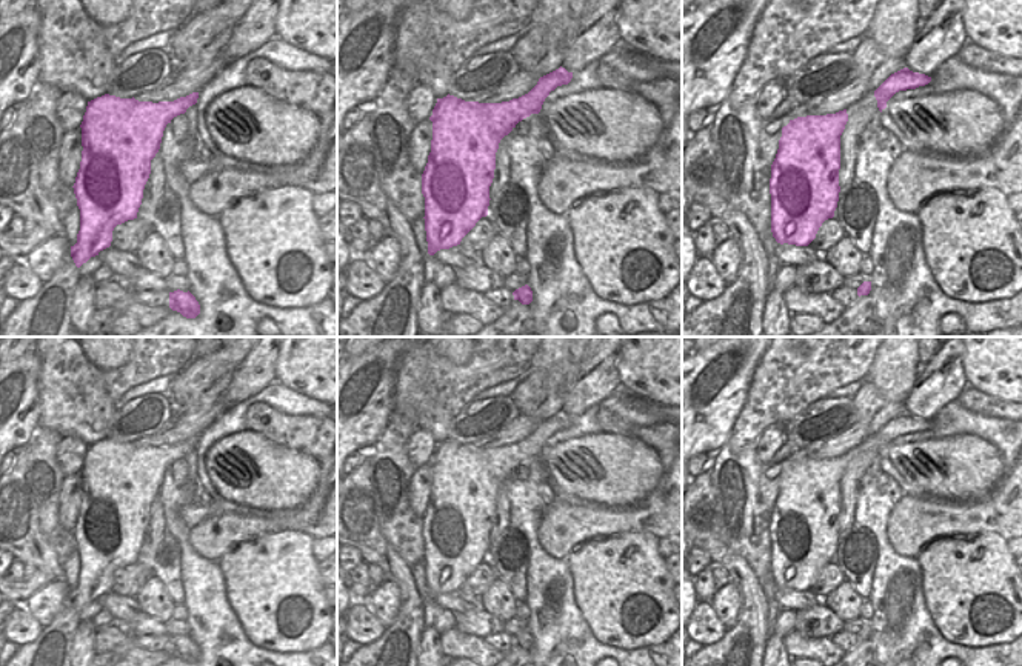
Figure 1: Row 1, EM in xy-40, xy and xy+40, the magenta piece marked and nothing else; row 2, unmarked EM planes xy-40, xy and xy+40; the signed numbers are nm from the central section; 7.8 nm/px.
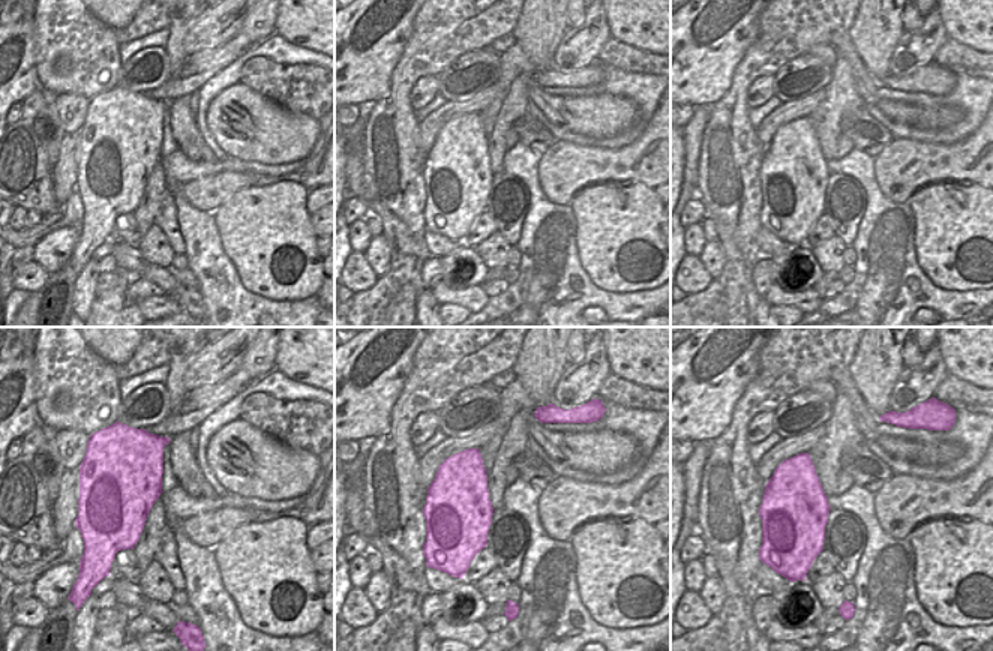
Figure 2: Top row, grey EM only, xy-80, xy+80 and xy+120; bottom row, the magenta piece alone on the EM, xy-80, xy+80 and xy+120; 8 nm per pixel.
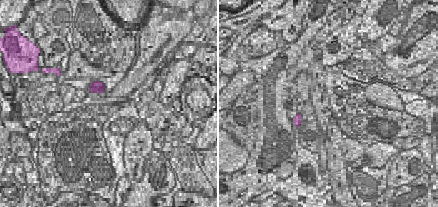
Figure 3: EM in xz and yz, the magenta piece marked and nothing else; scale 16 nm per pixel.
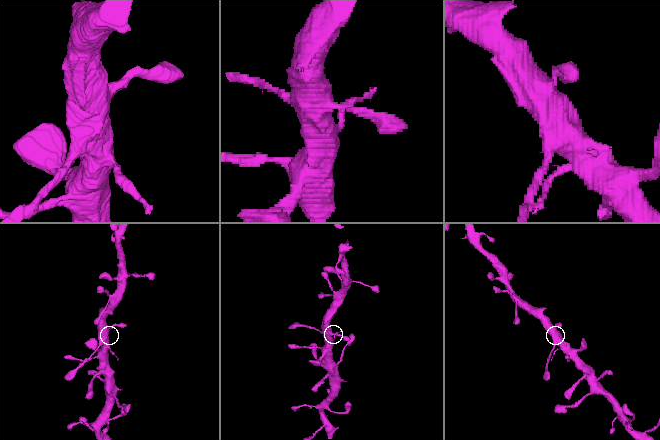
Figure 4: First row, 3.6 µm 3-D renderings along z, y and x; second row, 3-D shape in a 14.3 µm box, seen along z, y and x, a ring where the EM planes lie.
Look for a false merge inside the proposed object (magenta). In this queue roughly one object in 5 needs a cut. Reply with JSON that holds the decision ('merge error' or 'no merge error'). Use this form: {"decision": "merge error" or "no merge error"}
{"decision": "no merge error"}

